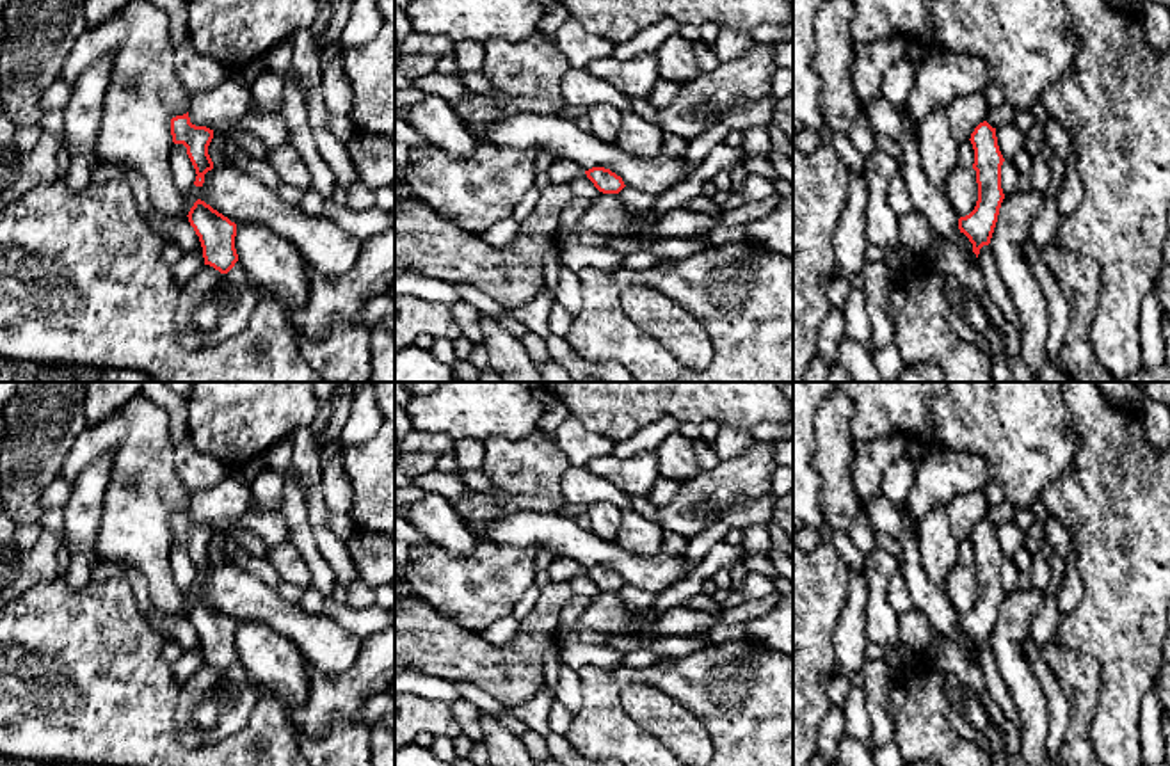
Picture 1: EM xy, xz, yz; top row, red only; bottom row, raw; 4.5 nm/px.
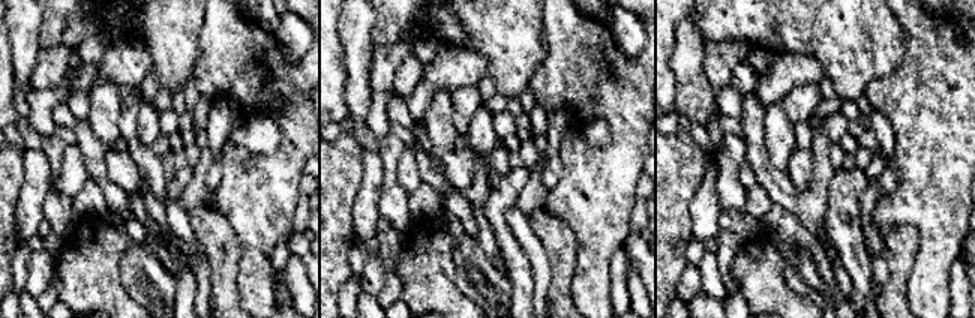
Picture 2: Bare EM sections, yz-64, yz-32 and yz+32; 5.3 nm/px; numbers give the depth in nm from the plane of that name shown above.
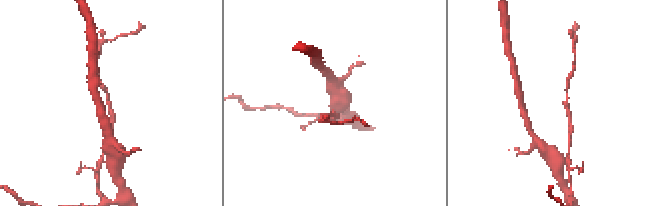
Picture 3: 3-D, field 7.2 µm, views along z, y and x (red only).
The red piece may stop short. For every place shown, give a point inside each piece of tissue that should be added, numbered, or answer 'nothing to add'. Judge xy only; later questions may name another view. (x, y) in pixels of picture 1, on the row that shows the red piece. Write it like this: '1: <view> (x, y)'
nothing to add

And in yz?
1: yz (930, 201)

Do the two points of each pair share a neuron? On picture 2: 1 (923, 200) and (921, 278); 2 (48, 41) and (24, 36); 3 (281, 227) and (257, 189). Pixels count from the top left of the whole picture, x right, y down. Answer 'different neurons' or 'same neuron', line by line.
1: same neuron
2: different neurons
3: same neuron

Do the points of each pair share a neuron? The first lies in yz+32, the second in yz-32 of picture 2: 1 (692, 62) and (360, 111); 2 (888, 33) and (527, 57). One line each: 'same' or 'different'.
1: same
2: same

